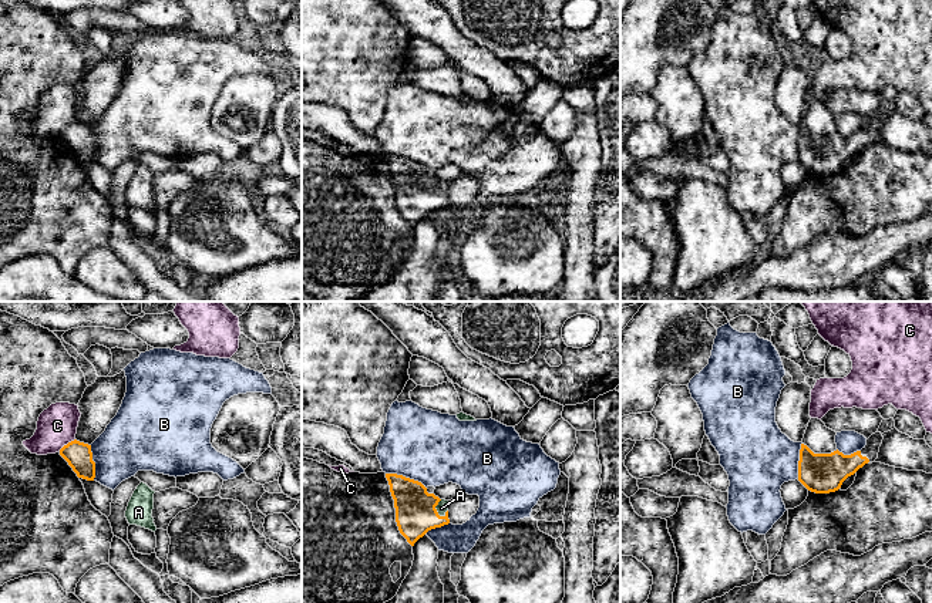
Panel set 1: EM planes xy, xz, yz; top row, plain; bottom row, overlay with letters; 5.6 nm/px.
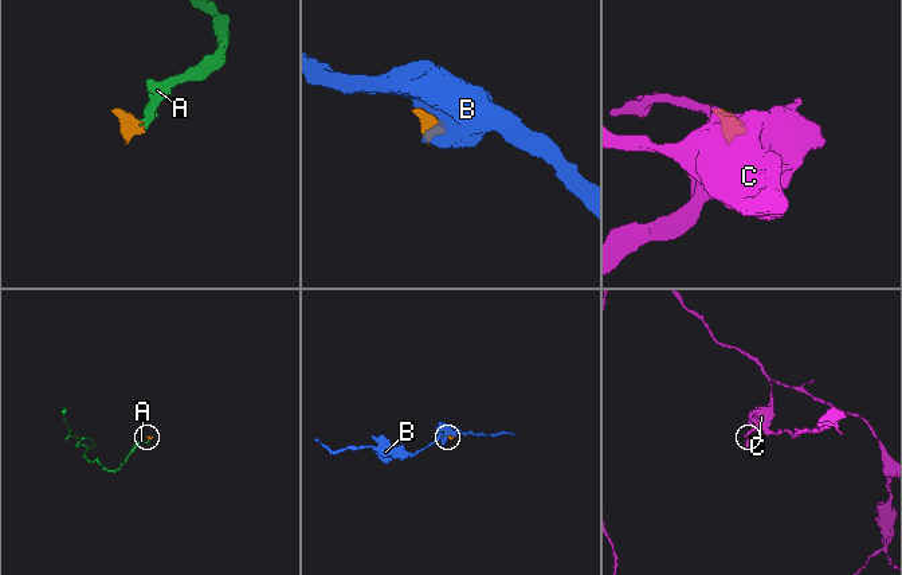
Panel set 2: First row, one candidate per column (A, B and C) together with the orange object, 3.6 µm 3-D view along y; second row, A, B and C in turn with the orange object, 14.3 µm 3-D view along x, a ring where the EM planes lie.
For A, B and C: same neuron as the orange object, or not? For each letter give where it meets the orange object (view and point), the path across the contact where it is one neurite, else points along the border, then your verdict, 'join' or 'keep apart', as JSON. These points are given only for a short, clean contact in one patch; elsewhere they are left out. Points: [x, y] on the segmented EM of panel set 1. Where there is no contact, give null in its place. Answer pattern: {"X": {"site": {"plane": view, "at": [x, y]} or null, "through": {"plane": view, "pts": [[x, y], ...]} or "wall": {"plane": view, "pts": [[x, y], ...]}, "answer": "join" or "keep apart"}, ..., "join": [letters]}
{"A": {"site": {"plane": "xz", "at": [436, 509]}, "through": {"plane": "xz", "pts": [[416, 514], [419, 511], [436, 509], [441, 508]]}, "answer": "join"}, "B": {"site": {"plane": "xz", "at": [404, 477]}, "answer": "keep apart"}, "C": {"site": {"plane": "xy", "at": [67, 444]}, "wall": {"plane": "xy", "pts": [[74, 438], [59, 451]]}, "answer": "keep apart"}, "join": ["A"]}

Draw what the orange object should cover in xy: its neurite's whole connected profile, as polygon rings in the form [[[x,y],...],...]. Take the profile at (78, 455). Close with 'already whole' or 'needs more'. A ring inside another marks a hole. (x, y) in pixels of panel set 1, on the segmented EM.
[[[74,439],[60,449],[60,455],[68,462],[78,478],[94,481],[95,462],[92,461],[91,445]]] | already whole

